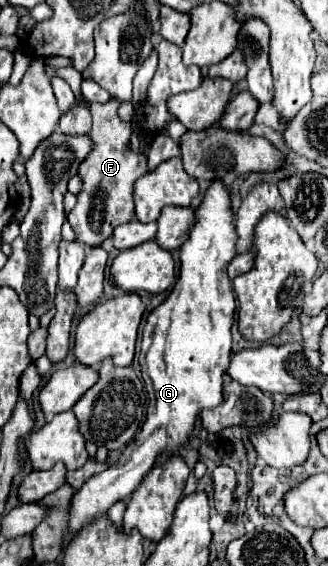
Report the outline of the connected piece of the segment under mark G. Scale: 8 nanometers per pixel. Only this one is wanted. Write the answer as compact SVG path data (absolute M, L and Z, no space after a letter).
M222 181L208 187L196 217L198 221L190 229L188 241L180 247L180 279L144 325L139 363L148 395L146 421L120 459L106 471L90 477L72 497L62 547L74 539L78 529L102 517L116 501L128 499L157 456L173 447L173 439L174 453L178 453L194 433L198 413L222 403L222 383L232 357L232 325L237 311L226 273L226 265L236 255L236 229L230 195Z

